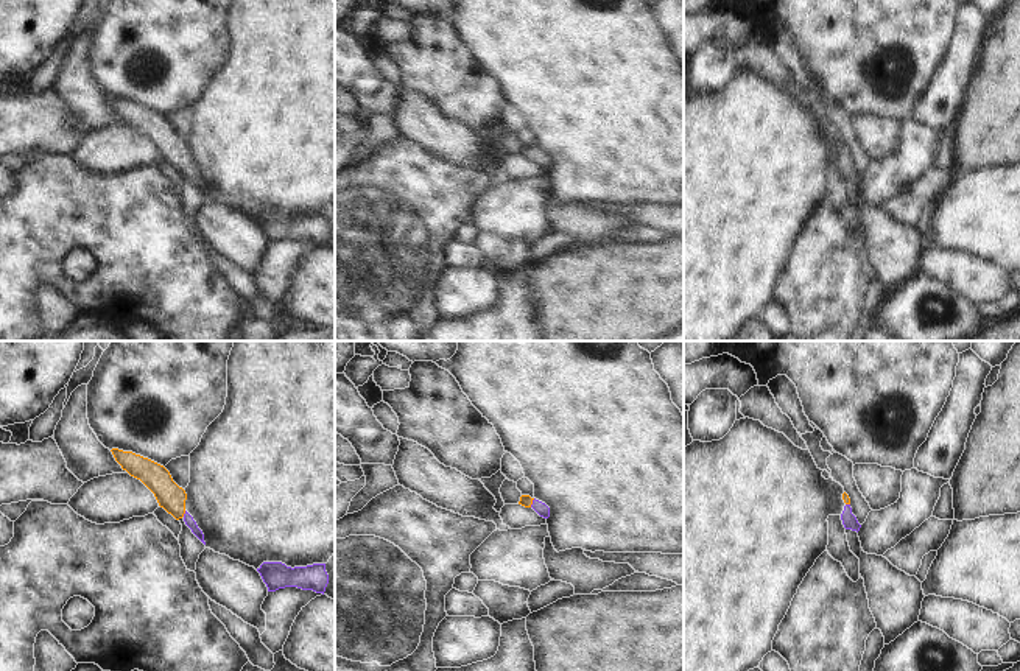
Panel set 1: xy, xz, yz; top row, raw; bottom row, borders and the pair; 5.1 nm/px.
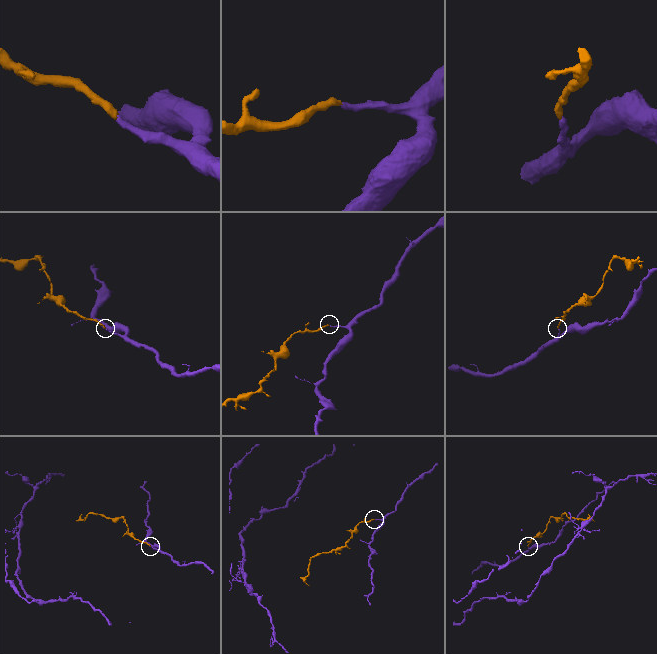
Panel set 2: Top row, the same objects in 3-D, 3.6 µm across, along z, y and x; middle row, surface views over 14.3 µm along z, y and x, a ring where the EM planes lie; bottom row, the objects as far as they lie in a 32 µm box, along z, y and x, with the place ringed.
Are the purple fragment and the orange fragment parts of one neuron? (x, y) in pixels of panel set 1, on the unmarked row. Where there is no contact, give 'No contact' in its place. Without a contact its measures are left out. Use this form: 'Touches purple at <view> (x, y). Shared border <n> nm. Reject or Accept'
Touches purple at xy (184, 165). Shared border 40 nm. Accept.

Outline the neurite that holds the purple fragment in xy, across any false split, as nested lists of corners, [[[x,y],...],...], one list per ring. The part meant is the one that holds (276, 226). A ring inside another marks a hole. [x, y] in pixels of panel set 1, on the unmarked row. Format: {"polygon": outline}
{"polygon": [[[263,213],[257,223],[260,224],[268,243],[276,243],[285,238],[297,238],[302,241],[313,241],[316,244],[325,243],[329,226],[325,215],[313,215],[307,218],[287,218],[282,213]]]}

